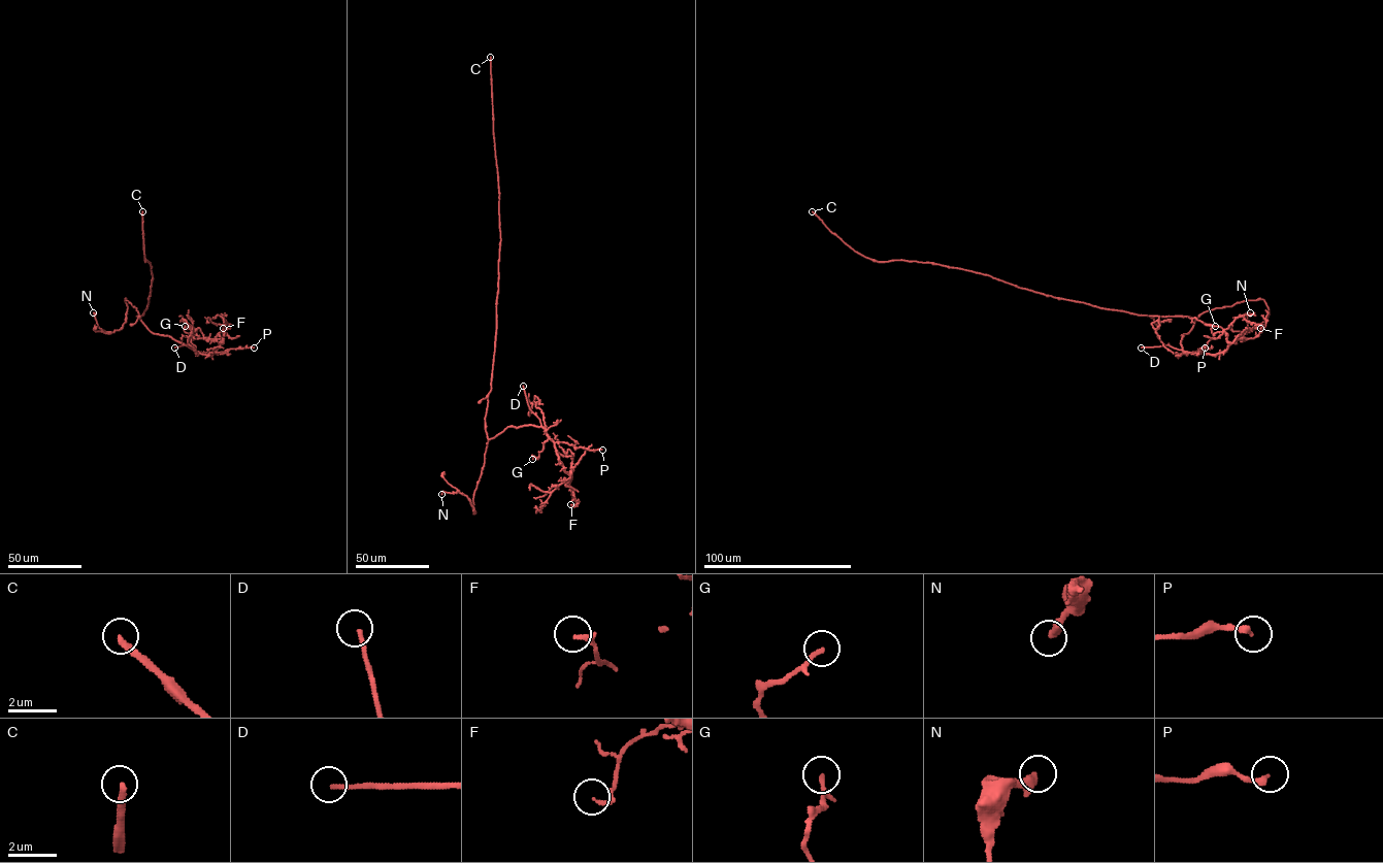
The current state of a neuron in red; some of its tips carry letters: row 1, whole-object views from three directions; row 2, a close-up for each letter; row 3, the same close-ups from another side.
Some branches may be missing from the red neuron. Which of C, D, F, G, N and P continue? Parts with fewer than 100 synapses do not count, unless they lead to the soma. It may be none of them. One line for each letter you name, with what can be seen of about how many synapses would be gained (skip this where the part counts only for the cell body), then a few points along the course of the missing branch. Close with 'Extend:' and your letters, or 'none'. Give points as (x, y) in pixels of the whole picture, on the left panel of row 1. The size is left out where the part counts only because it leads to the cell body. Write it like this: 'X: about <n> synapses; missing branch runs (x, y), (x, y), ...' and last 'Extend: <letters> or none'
C: about 200 synapses
Extend: C, D

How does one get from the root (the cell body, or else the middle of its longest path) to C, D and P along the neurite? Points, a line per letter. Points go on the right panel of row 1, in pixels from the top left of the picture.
C: (1094, 306), (1047, 296), (960, 268), (902, 260), (874, 261), (847, 245), (812, 211)
D: (1094, 306), (1138, 314), (1194, 319), (1192, 329), (1182, 335), (1181, 350), (1167, 345), (1141, 347)
P: (1094, 306), (1138, 314), (1193, 318), (1193, 327), (1182, 335), (1182, 349), (1197, 354), (1205, 347)

